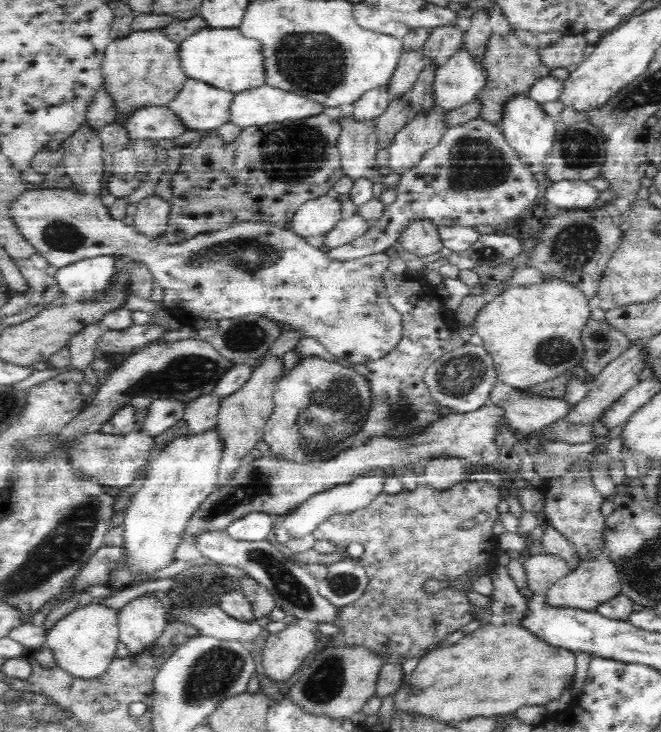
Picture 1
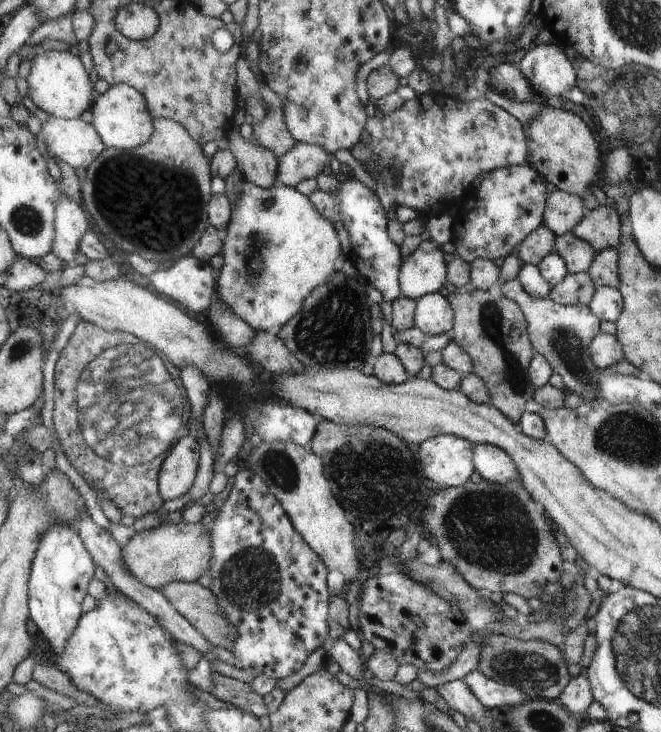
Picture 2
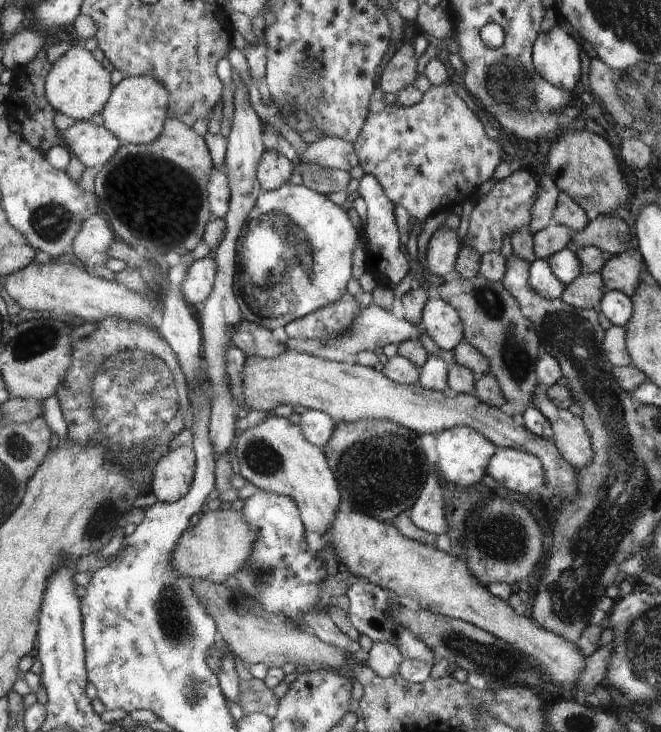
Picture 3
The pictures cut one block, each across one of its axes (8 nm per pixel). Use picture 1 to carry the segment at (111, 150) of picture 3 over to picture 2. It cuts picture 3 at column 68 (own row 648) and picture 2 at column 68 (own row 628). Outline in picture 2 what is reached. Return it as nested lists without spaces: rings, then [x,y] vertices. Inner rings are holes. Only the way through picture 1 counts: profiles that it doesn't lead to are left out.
[[[54,117],[44,122],[38,135],[43,150],[57,156],[74,168],[88,170],[106,150],[104,140],[94,122],[79,119]]]

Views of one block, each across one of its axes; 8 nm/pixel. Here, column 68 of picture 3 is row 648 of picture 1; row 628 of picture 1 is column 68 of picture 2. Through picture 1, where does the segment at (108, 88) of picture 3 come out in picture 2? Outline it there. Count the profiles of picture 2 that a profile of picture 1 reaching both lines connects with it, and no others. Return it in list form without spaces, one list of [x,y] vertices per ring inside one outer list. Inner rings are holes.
[[[72,50],[50,51],[37,57],[33,56],[32,72],[27,78],[30,86],[28,94],[39,108],[63,119],[79,119],[88,110],[93,110],[96,85],[81,55]]]

